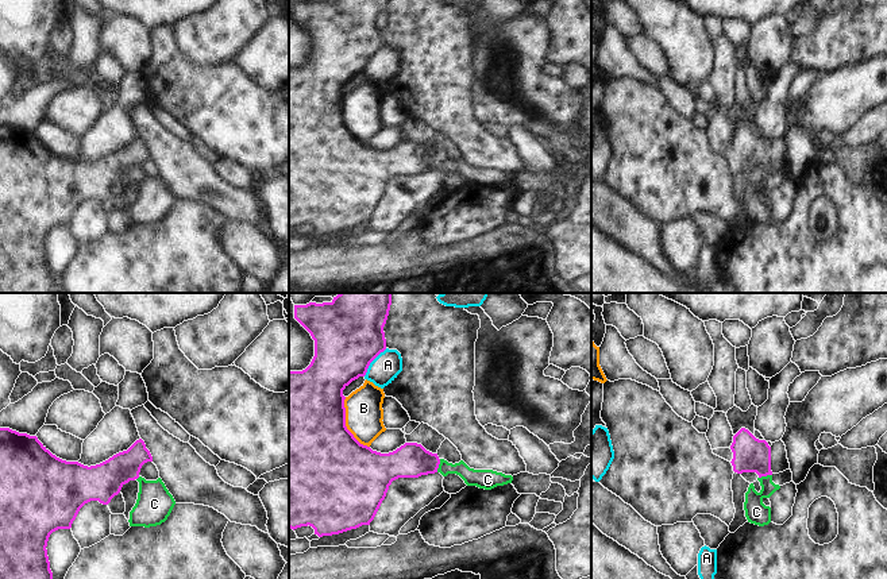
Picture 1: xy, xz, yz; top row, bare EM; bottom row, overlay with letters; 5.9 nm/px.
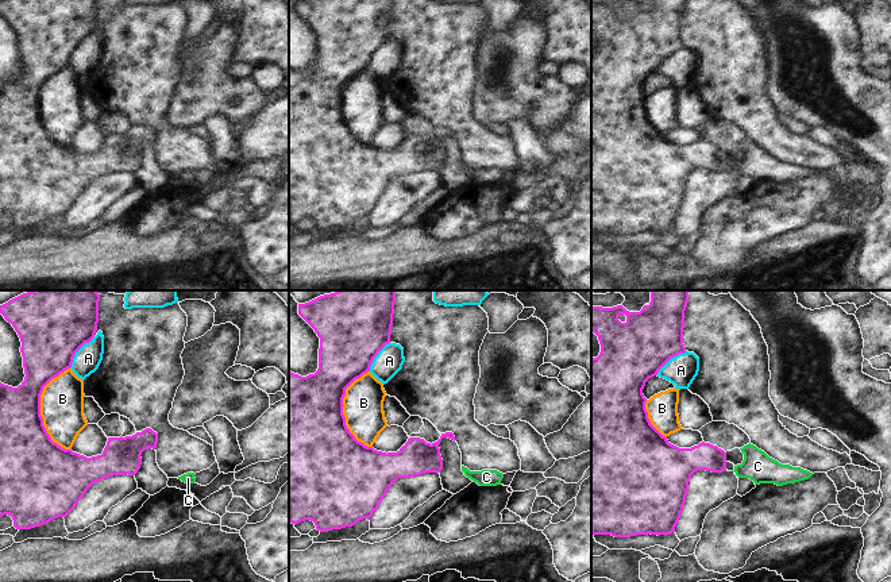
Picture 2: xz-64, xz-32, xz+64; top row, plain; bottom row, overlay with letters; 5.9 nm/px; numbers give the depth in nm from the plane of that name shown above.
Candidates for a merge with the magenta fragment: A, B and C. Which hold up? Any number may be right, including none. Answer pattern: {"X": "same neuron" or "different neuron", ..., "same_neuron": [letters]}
{"A": "different neuron", "B": "different neuron", "C": "different neuron", "same_neuron": []}

